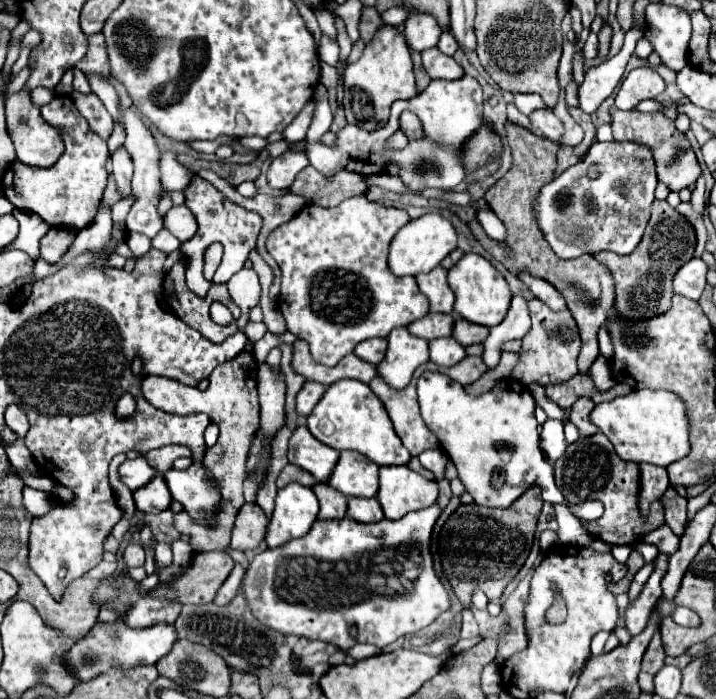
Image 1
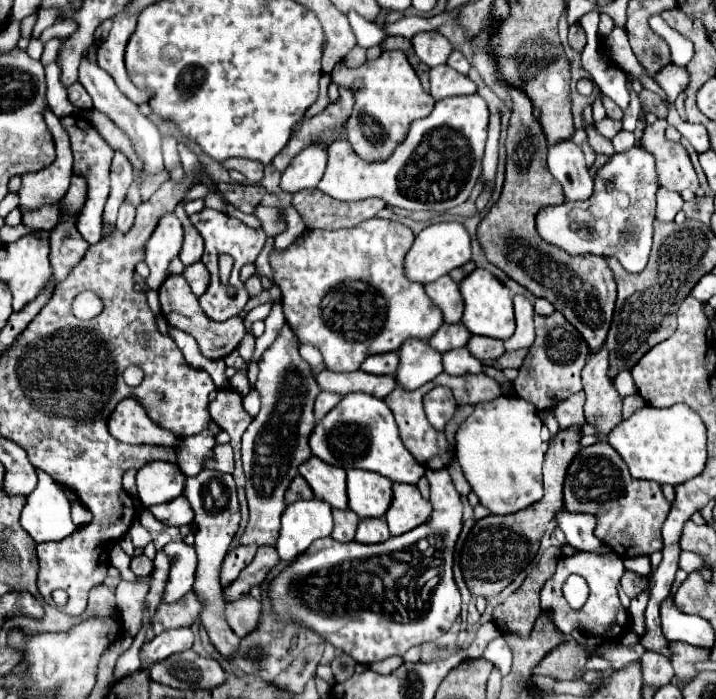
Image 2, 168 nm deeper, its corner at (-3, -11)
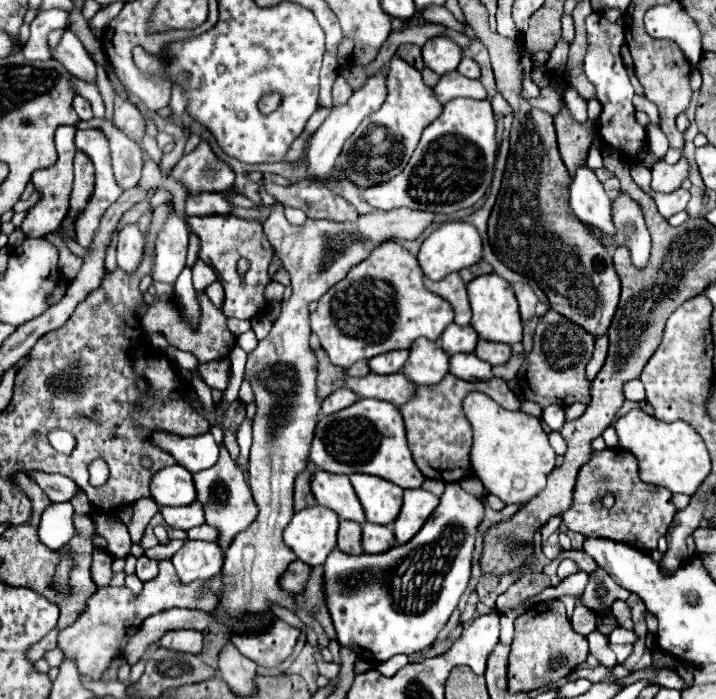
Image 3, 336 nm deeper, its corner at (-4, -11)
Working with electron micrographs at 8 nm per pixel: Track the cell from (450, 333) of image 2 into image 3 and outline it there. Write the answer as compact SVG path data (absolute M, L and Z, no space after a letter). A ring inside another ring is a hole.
M452 323L450 327L446 327L446 331L442 333L438 345L448 353L448 355L456 355L456 353L474 353L478 343L478 335L476 331L466 325L460 327L456 323Z

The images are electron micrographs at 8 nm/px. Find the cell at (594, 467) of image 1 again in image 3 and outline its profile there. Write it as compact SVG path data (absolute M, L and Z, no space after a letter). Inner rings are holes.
M604 449L594 451L592 459L580 469L574 489L574 503L562 515L562 519L570 531L576 531L584 537L612 539L642 551L654 551L658 547L658 539L666 535L676 511L678 509L672 503L670 491L664 491L664 487L648 487L648 483L640 479L636 457L630 451ZM606 493L616 497L616 507L602 507L602 497Z

